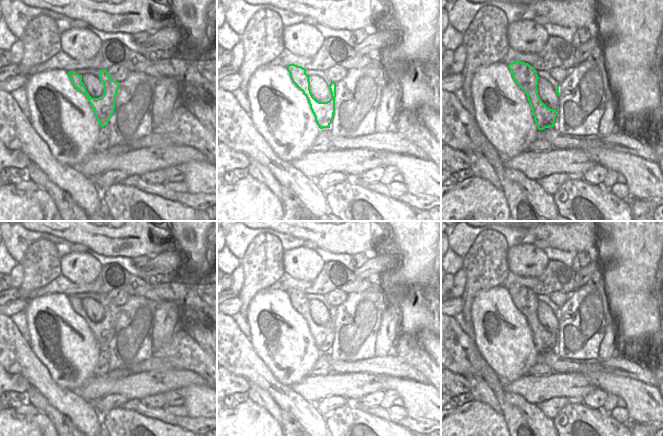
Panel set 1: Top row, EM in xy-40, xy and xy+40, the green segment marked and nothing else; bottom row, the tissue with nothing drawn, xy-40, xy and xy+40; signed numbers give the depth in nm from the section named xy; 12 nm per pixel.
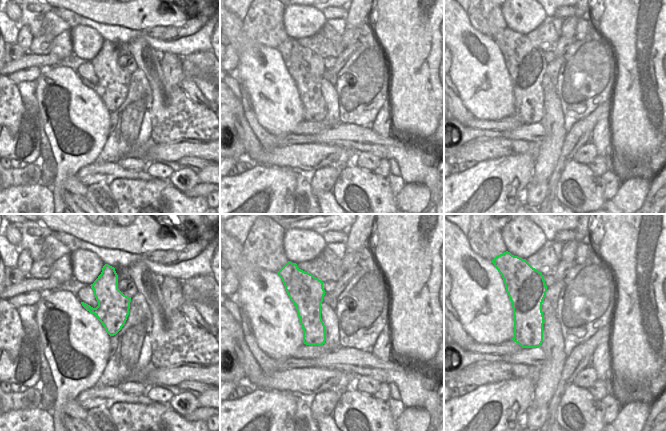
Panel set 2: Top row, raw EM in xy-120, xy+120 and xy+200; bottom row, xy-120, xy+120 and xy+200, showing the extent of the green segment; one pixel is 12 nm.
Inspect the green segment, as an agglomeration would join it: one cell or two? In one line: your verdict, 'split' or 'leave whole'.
leave whole

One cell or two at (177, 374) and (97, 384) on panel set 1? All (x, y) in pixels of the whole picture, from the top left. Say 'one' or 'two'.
one

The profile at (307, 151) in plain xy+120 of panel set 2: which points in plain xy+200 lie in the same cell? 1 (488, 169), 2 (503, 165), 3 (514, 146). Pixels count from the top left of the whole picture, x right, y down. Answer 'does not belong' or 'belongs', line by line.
1: does not belong
2: does not belong
3: belongs

